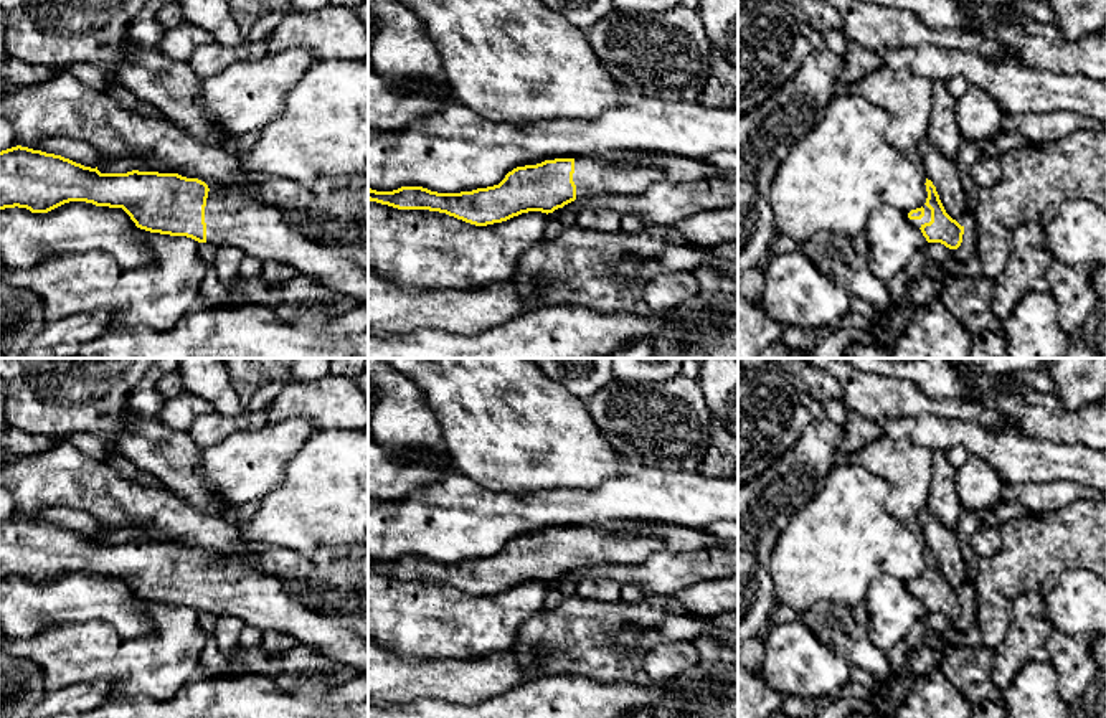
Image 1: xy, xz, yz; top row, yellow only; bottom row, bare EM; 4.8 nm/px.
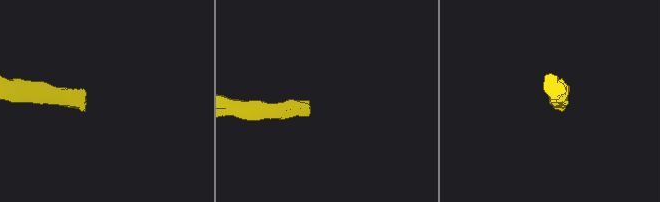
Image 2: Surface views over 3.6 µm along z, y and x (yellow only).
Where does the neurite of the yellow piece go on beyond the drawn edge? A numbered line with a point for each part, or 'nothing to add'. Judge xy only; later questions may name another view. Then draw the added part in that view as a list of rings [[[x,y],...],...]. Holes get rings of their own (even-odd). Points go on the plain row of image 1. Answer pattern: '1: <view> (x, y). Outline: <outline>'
1: xy (261, 601). Outline: [[[208,561],[205,576],[206,612],[215,617],[233,616],[246,626],[262,632],[276,631],[287,642],[297,642],[315,649],[322,655],[368,673],[368,594],[360,593],[357,609],[325,612],[312,609],[304,601],[305,594],[317,593],[312,583],[300,583],[295,591],[284,581],[243,566],[225,566]]]

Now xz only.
1: xz (618, 542). Outline: [[[609,520],[601,525],[574,528],[573,551],[576,568],[637,564],[652,553],[687,553],[720,546],[721,538],[707,528],[660,525],[640,527],[639,522]]]

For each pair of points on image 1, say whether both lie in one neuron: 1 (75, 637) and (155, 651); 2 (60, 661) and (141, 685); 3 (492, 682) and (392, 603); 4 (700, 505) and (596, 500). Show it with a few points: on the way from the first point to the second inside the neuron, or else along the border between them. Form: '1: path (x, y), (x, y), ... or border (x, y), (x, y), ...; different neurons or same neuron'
1: path (94, 651), (136, 651); same neuron
2: path (81, 661), (121, 661), (124, 664); same neuron
3: border (512, 649), (472, 659); different neurons
4: path (674, 500), (623, 500); same neuron

